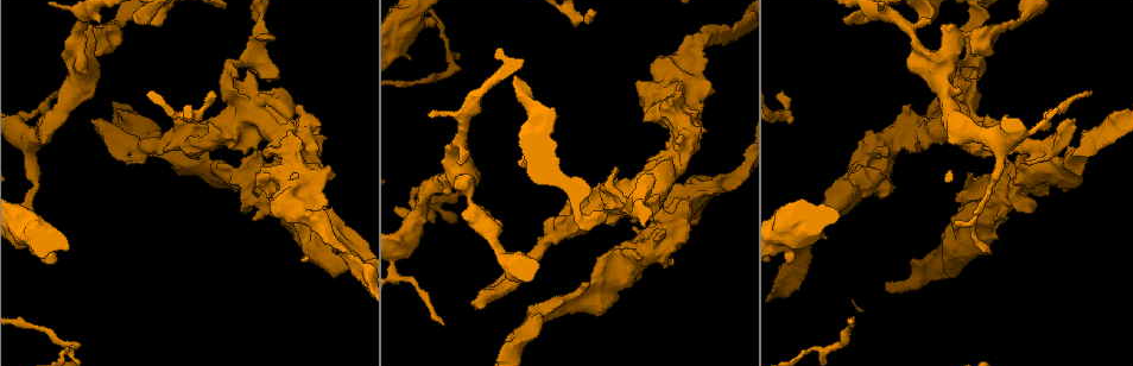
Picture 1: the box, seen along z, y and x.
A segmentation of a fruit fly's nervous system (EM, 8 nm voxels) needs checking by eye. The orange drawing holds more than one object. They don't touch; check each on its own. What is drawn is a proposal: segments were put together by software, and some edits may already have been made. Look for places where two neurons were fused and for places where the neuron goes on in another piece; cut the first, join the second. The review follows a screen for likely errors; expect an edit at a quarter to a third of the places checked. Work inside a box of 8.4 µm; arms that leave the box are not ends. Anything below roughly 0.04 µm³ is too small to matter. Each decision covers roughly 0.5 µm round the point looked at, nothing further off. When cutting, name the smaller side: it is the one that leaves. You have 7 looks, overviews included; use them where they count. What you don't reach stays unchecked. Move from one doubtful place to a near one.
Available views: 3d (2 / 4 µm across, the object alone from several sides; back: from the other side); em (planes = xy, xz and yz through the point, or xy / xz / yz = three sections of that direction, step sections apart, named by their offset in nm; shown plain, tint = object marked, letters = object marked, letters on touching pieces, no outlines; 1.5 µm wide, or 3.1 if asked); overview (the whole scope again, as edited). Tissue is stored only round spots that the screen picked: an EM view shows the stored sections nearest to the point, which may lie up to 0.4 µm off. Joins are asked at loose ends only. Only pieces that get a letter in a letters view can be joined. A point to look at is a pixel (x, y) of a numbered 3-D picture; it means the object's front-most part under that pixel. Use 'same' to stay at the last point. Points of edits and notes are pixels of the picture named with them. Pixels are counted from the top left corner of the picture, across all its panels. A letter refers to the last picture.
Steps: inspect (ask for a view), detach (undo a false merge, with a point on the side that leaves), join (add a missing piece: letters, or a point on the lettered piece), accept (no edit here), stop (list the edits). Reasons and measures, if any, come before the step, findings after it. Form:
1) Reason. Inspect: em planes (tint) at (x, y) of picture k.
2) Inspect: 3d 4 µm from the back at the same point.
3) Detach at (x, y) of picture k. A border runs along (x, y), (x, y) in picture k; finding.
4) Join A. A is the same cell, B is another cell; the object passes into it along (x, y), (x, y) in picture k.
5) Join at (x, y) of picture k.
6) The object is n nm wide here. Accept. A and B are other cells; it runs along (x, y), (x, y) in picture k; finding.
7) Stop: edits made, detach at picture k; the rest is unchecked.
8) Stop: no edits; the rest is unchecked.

Closes a loop. Inspect: em xz step 8 (tint) at (738, 176) of picture 1.

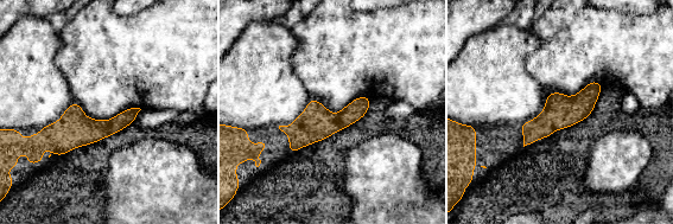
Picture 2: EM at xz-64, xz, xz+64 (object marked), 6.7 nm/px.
Inspect: em planes (letters) at the same point.

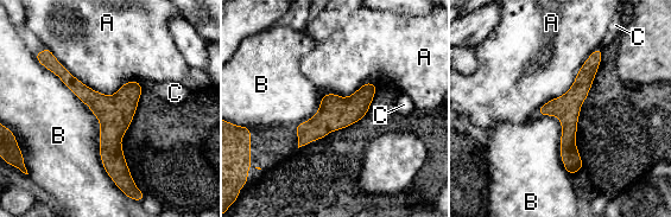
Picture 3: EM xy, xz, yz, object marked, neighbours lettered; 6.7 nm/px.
The longest contact is with B, 1000 nm. Accept. A, B and C are other cells; a border runs along (51, 71), (130, 198) in picture 3; all the same neuron.

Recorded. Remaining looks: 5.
Stops while still wide. Inspect: em xz step 4 (tint) at (588, 285) of picture 1.

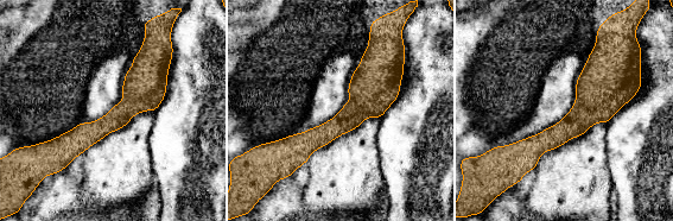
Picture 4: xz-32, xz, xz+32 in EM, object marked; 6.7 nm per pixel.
See the neighbours. Inspect: em xz step 4 (letters) at the same point.

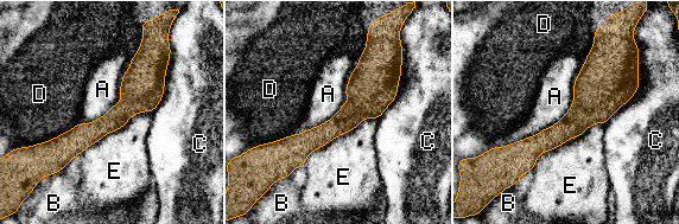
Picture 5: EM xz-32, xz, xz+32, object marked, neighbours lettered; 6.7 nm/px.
Accept. A, B, C, D and E are other cells; a border runs along (603, 123), (544, 151), (533, 170) in picture 5; no lettered piece goes on from it.

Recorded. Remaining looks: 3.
Branch stops here. Inspect: 3d 4 µm from the back at (653, 177) of picture 1.

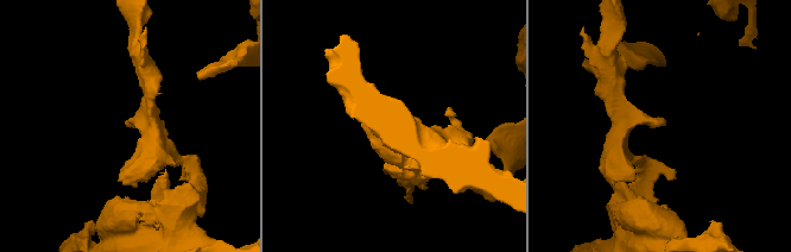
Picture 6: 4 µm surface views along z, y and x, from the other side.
Inspect: em planes (letters) at (131, 126) of picture 6.

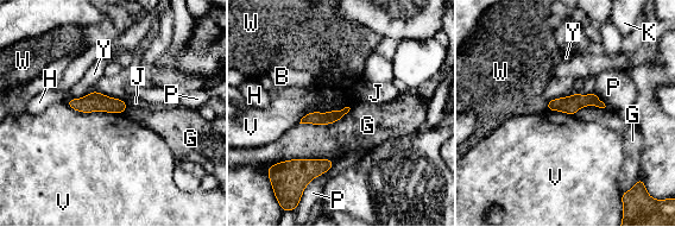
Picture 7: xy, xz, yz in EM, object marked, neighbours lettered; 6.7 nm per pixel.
Accept. B, G, H, J, K, P, V, W and Y are other cells; it runs along (70, 102), (107, 103), (122, 107) in picture 7; no lettered piece goes on from it.

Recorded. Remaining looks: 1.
Stop: no edits; the rest is unchecked.

